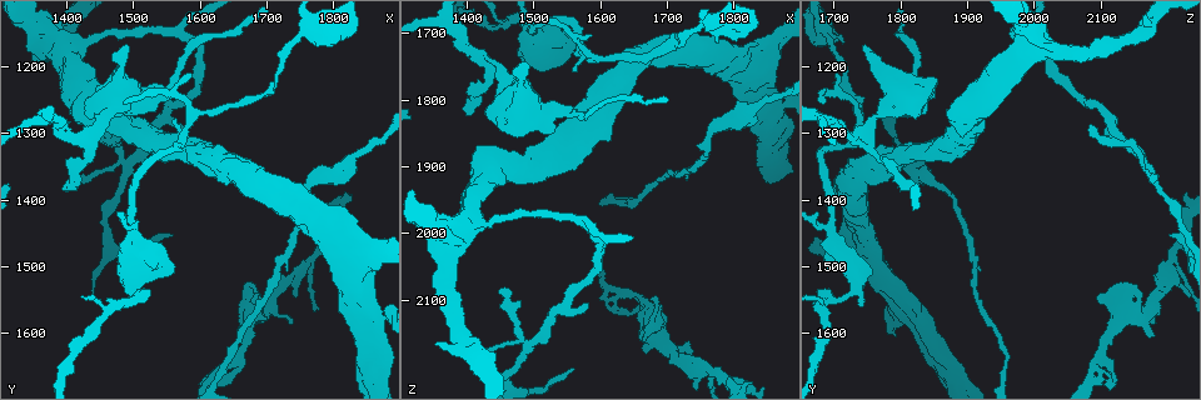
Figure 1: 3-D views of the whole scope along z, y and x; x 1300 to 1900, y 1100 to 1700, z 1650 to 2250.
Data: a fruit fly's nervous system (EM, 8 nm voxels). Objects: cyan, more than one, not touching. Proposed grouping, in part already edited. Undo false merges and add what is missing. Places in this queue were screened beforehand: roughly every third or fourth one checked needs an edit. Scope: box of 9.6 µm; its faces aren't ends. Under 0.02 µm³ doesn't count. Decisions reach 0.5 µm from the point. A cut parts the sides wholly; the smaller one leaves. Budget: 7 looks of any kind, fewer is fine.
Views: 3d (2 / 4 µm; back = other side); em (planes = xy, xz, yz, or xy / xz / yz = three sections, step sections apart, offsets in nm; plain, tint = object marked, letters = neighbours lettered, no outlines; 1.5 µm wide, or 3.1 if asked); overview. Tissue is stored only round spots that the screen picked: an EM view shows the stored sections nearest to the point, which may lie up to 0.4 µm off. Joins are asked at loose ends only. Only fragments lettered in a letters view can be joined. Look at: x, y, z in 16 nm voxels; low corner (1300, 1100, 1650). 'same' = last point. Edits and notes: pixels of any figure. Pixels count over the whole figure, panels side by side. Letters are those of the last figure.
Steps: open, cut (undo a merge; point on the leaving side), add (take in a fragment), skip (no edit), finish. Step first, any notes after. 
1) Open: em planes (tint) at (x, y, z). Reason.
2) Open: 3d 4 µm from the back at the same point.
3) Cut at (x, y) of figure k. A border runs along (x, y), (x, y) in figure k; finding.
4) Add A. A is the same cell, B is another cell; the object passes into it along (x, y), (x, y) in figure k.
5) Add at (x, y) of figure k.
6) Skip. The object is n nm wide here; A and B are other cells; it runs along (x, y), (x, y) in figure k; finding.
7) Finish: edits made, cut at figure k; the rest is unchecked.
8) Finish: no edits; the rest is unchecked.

Open: em planes (letters) at (1665, 1610, 2170). Free end.

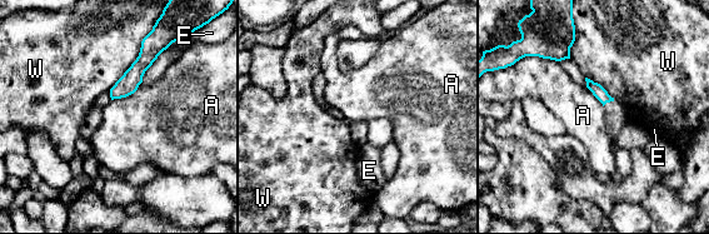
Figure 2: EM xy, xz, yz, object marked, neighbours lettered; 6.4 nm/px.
Skip. A, E and W are other cells; a border runs along (141, 81), (133, 93), (111, 100) in figure 2; no lettered fragment goes on from it.

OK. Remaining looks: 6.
Open: em planes (letters) at (1495, 1170, 1750). Free end.

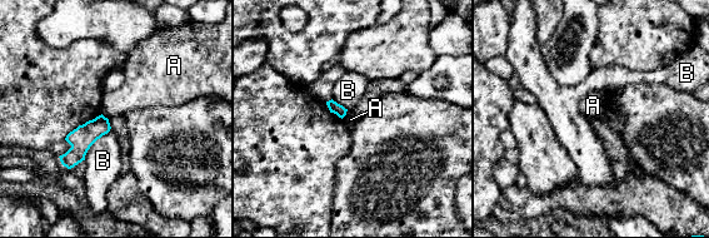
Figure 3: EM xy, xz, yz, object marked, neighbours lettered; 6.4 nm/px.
Skip. A and B are other cells; a border runs along (348, 109), (341, 118) in figure 3; none of them fits.

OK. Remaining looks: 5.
Open: em xy step 8 (letters) at (1380, 1280, 1690). Three arms meet.

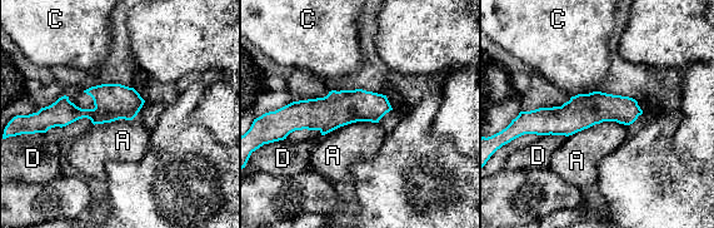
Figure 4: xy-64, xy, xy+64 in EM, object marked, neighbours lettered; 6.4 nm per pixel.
Skip. The object is 200 nm wide here; the longest contact is with A, 400 nm; A, C and D are other cells; one neuron here.

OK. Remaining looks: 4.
Finish: no edits; the rest is unchecked.

